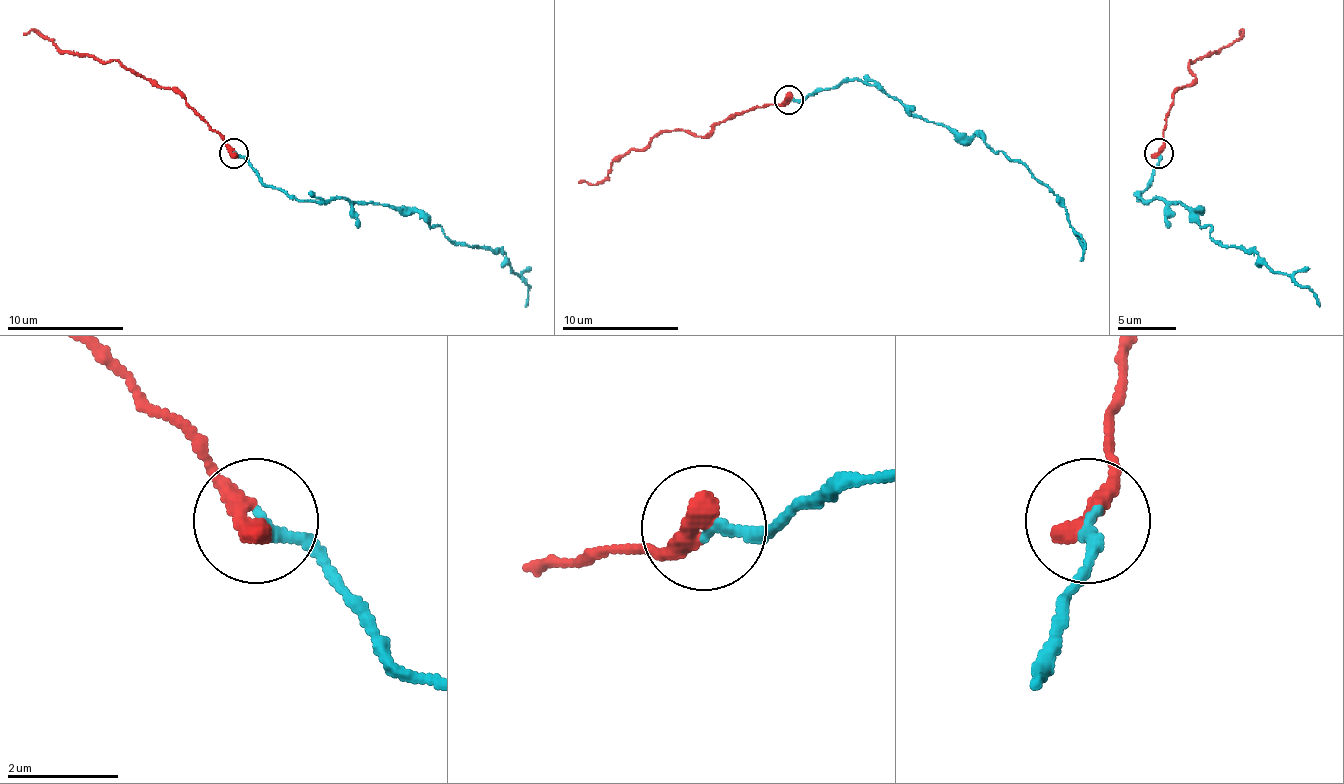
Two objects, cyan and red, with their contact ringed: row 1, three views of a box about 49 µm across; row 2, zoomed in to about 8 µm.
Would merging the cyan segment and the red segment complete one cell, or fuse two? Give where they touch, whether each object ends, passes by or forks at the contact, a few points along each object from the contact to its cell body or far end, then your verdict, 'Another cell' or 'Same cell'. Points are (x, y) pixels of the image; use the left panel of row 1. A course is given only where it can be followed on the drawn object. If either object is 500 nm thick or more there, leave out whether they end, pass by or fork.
Place: (234, 153). At the ring cyan ends. At the ring red ends. Course of cyan: (233, 152), (262, 181), (297, 199), (371, 202), (423, 214), (455, 243), (490, 246), (528, 287), (525, 307). Course of red: (233, 152), (181, 97), (116, 62), (105, 62), (87, 53), (64, 53), (40, 32), (29, 29), (23, 35). Same cell

